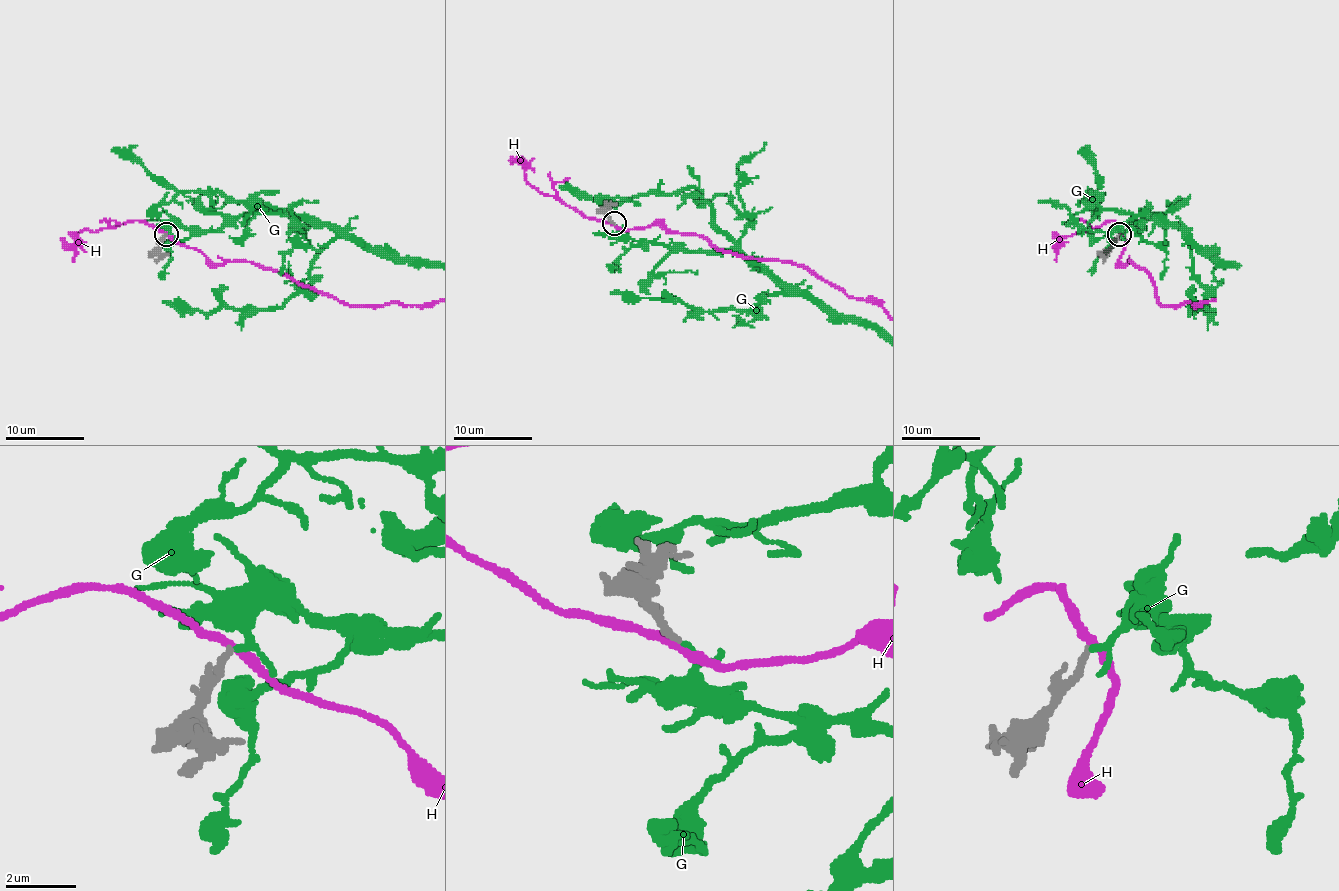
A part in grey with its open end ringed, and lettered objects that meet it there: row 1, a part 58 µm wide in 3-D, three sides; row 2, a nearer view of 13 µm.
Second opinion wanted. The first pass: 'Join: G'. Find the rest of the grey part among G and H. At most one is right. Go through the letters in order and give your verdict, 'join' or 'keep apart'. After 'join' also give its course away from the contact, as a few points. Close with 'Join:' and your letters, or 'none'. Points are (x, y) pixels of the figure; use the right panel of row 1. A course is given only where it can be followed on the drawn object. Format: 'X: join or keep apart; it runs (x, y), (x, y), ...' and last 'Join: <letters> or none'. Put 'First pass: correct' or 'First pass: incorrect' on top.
First pass: correct
G: join
H: keep apart
Join: G

